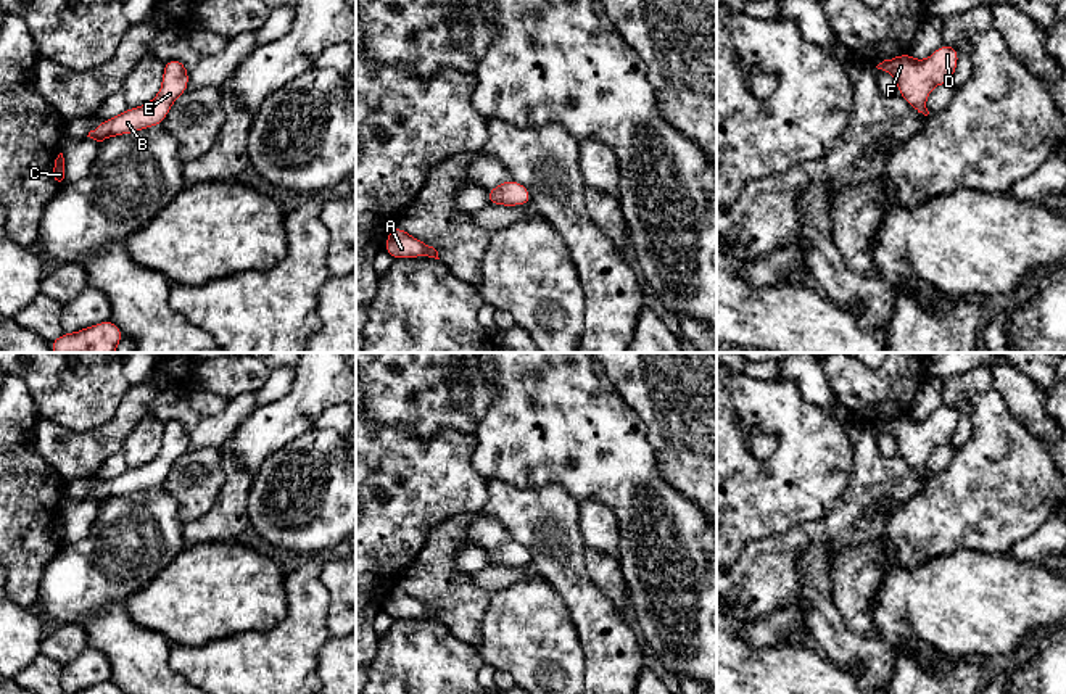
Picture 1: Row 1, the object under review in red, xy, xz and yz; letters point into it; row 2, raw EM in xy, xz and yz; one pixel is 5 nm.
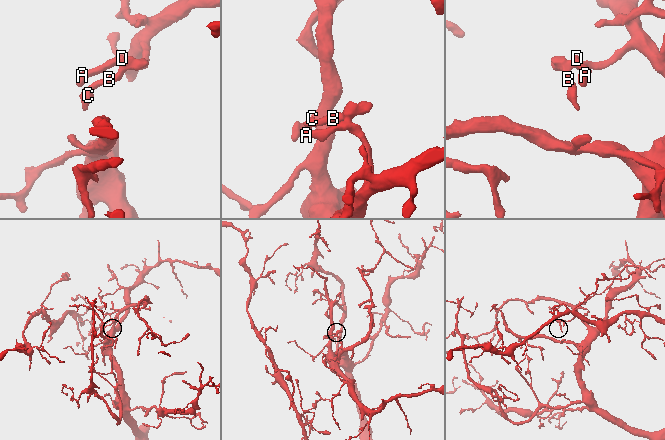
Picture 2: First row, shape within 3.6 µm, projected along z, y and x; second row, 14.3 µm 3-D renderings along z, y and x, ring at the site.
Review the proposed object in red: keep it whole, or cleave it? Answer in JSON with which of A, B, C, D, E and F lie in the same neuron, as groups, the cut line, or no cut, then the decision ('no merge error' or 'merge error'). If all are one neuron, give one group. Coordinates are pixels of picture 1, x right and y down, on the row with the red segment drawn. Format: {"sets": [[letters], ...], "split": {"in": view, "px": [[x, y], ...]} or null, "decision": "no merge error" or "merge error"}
{"sets": [["A", "B", "C", "D", "E", "F"]], "split": null, "decision": "no merge error"}

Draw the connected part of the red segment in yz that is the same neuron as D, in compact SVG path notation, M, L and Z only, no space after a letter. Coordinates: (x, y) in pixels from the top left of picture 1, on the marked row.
M940 45L929 58L918 61L910 53L884 60L876 68L889 72L907 103L924 116L929 114L926 98L940 84L950 84L958 64L958 50Z

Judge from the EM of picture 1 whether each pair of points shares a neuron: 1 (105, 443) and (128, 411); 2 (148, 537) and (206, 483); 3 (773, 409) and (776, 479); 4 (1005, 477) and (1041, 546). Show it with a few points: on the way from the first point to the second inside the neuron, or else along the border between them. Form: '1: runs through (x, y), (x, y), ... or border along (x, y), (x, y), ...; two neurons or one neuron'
1: runs through (111, 435), (126, 419); one neuron
2: border along (160, 485), (174, 498), (177, 517), (184, 524); two neurons
3: runs through (786, 427), (786, 461); one neuron
4: border along (1049, 517), (1034, 533), (1023, 538), (1010, 554); two neurons

